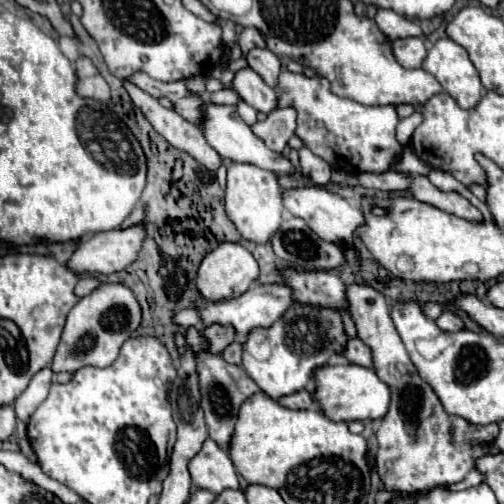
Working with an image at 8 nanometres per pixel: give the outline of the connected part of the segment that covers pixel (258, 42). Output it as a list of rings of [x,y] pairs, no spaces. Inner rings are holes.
[[[243,28],[239,34],[239,46],[243,54],[247,54],[251,48],[265,48],[265,40],[257,28]]]

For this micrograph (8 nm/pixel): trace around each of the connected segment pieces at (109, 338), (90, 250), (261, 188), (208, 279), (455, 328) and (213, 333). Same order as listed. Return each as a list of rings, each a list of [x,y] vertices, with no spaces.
[[[101,284],[95,292],[81,298],[67,316],[67,324],[57,346],[57,352],[51,362],[51,370],[59,372],[77,372],[85,366],[105,368],[115,362],[119,356],[121,344],[135,332],[141,322],[141,306],[129,288],[123,284]]]
[[[143,224],[127,230],[99,232],[91,240],[81,242],[65,266],[75,274],[113,274],[137,258],[145,238]]]
[[[231,164],[227,168],[227,188],[225,188],[225,212],[229,220],[237,226],[245,240],[255,244],[265,244],[277,232],[283,216],[281,186],[277,174],[265,172],[253,164]]]
[[[223,242],[203,258],[197,272],[197,288],[205,300],[219,302],[219,300],[227,300],[245,292],[257,280],[257,276],[259,276],[259,266],[253,254],[245,250],[241,244]]]
[[[445,310],[435,322],[445,332],[459,332],[459,330],[463,330],[463,320],[457,314],[449,312],[449,310]]]
[[[213,324],[209,328],[203,330],[205,338],[209,340],[209,350],[213,354],[221,354],[225,346],[229,346],[233,340],[235,340],[235,330],[233,328],[227,328],[227,326],[219,326],[219,324]]]

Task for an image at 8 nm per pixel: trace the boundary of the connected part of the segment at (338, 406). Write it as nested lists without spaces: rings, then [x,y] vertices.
[[[355,364],[347,366],[325,366],[319,368],[315,374],[317,380],[317,390],[313,398],[321,406],[327,418],[331,420],[377,420],[383,418],[389,410],[391,404],[391,390],[385,382],[379,380],[375,370],[371,368],[361,368]]]

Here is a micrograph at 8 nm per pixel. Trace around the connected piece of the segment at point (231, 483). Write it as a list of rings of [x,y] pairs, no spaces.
[[[211,438],[203,442],[199,454],[195,454],[189,462],[189,472],[195,486],[209,490],[213,494],[221,494],[227,488],[241,488],[231,458]]]

